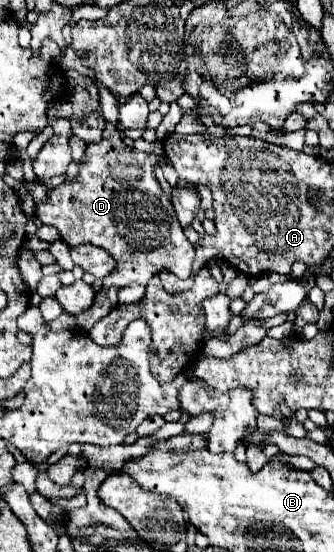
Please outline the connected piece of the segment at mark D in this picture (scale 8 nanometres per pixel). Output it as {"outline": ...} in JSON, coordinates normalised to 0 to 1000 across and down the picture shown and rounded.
{"outline":[[[317,221],[305,254],[293,261],[263,261],[234,319],[150,344],[138,355],[138,366],[120,366],[108,373],[108,391],[120,395],[120,402],[162,409],[186,438],[198,438],[204,446],[240,446],[240,442],[299,446],[353,471],[353,486],[323,504],[311,504],[317,522],[329,522],[335,514],[365,522],[389,511],[443,514],[443,507],[479,493],[479,471],[515,471],[509,464],[491,467],[497,464],[491,457],[515,457],[509,442],[521,442],[521,417],[509,413],[521,409],[533,413],[533,406],[515,406],[527,402],[527,384],[515,380],[503,355],[491,351],[473,326],[461,322],[461,301],[473,293],[479,293],[479,283],[467,279],[437,279],[401,268],[383,268],[365,257],[353,232]]]}

